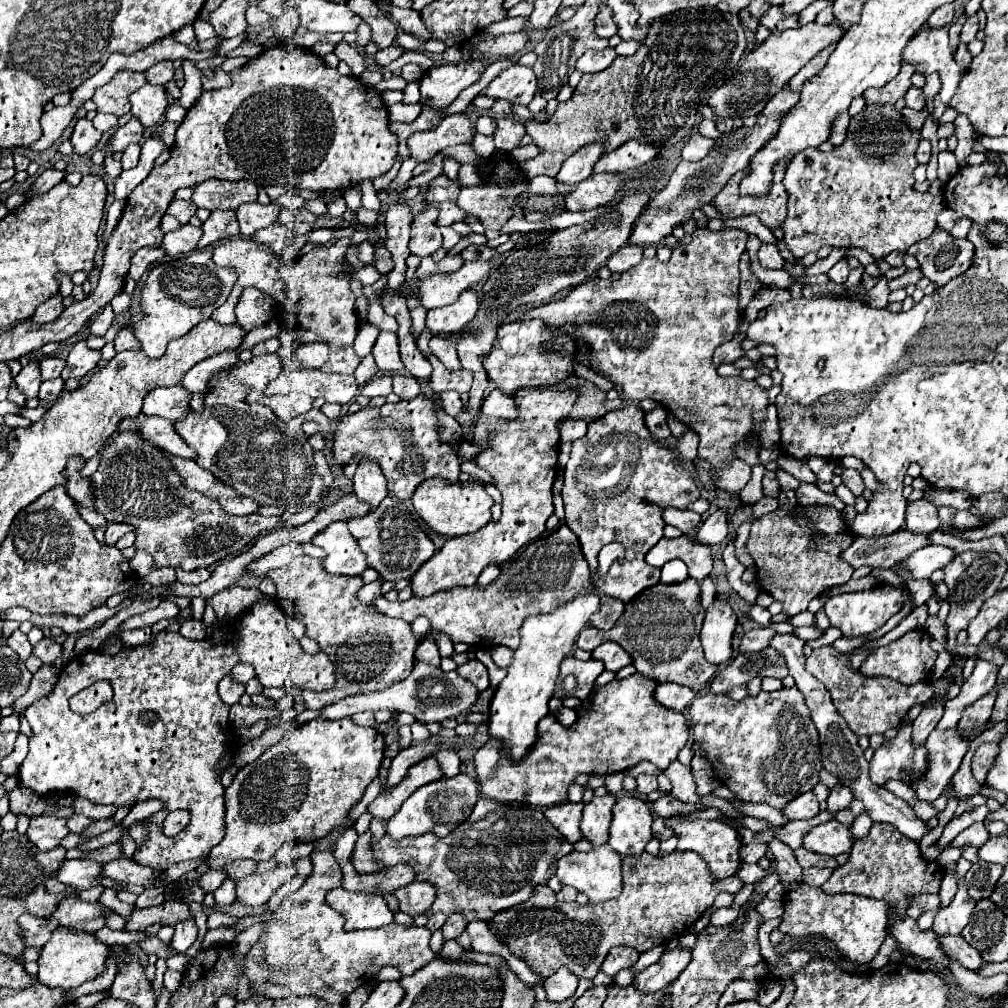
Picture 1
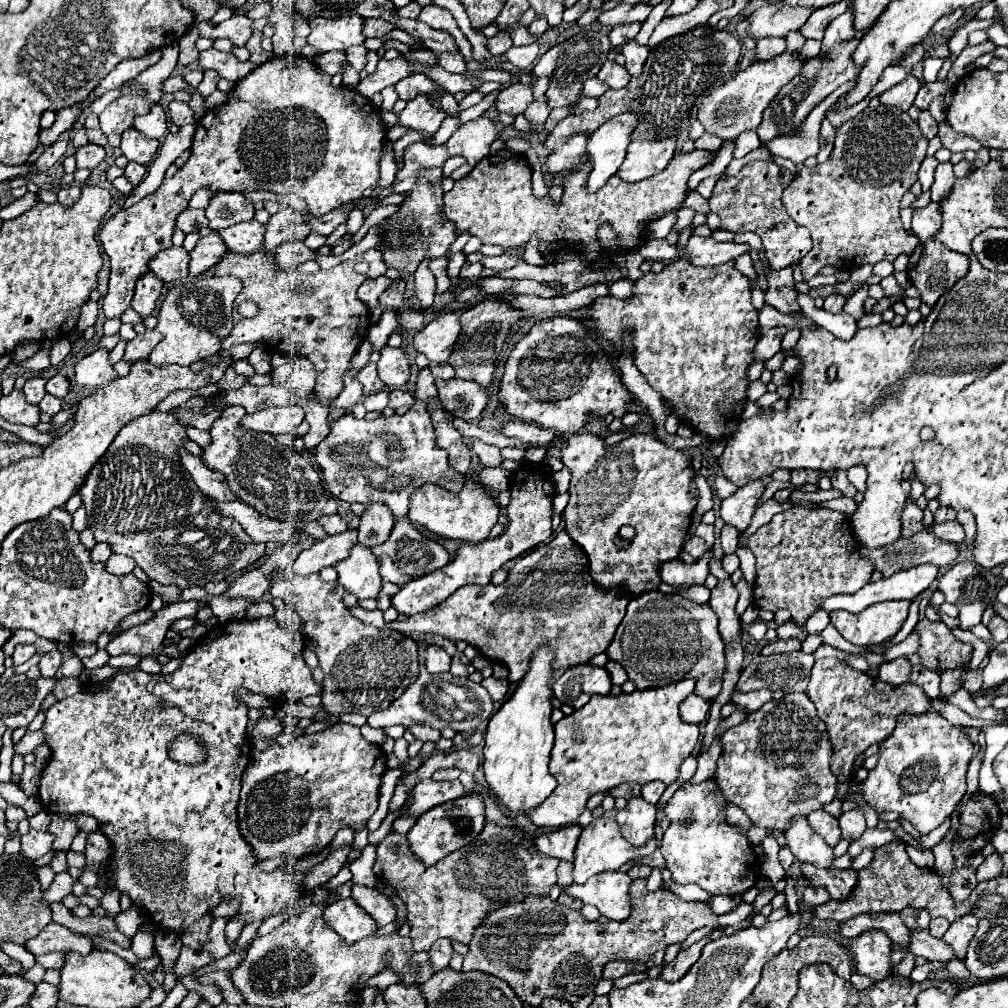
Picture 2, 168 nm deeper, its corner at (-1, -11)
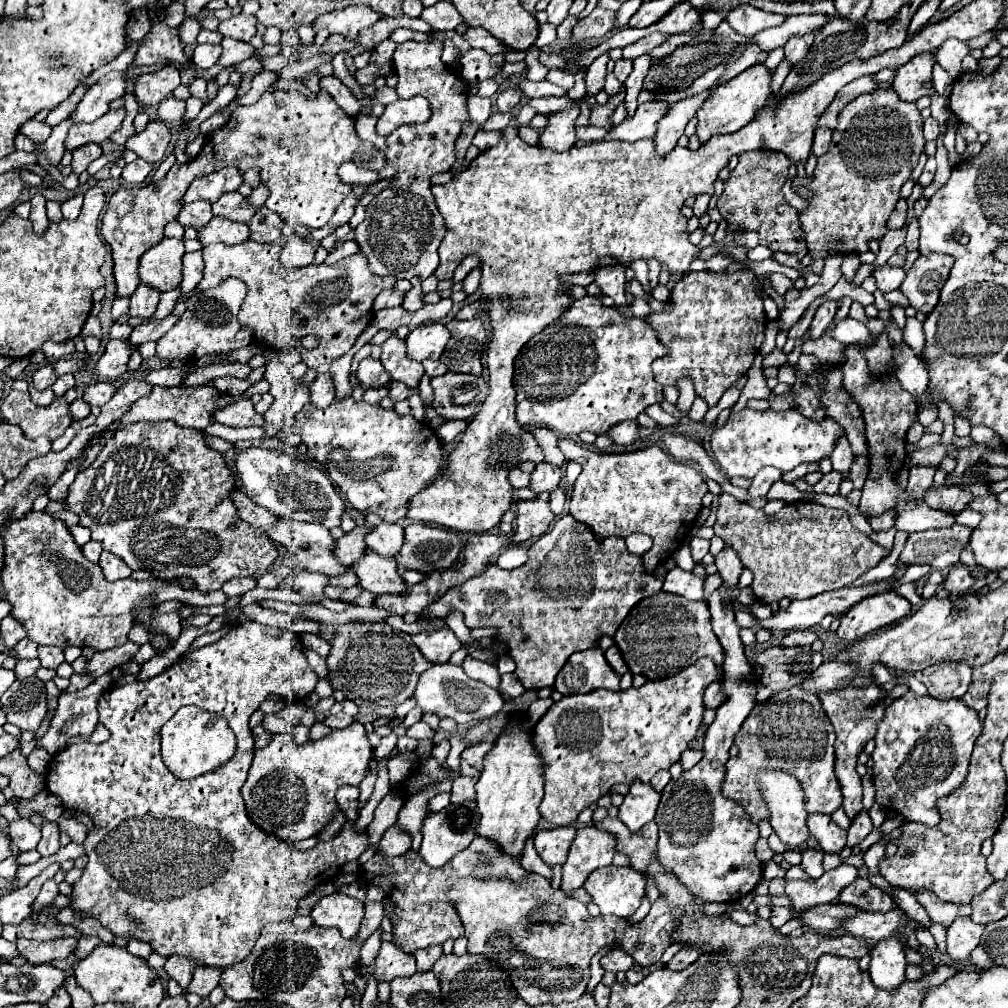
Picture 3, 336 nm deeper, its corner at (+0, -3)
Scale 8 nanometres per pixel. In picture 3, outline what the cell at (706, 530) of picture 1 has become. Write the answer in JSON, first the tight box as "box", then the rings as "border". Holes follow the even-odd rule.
{"box":[748,467,782,497],"border":[[[766,467],[764,471],[760,471],[760,473],[752,479],[752,483],[750,483],[750,487],[748,487],[748,495],[750,495],[750,497],[766,495],[768,489],[770,489],[770,485],[772,485],[774,481],[778,481],[778,479],[782,479],[782,471],[772,469],[772,467]]]}

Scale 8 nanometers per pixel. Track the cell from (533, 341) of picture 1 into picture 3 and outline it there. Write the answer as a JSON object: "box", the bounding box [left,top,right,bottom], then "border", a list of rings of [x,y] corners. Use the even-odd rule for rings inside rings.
{"box":[514,295,666,437],"border":[[[586,295],[584,299],[578,299],[572,307],[568,307],[554,323],[550,323],[546,327],[544,333],[536,335],[532,341],[528,341],[520,355],[516,355],[516,363],[514,363],[514,389],[516,389],[516,419],[520,425],[524,427],[550,427],[554,429],[558,435],[562,437],[574,437],[582,431],[592,431],[592,433],[598,433],[598,435],[604,435],[612,425],[620,423],[620,421],[626,421],[626,419],[636,419],[648,405],[652,403],[660,403],[664,397],[662,397],[662,385],[656,383],[654,375],[652,375],[652,369],[650,369],[650,363],[656,359],[656,357],[662,357],[666,355],[666,347],[656,339],[656,333],[652,333],[652,327],[648,321],[640,319],[640,317],[634,317],[630,313],[620,313],[616,307],[604,307],[596,297],[590,297]]]}

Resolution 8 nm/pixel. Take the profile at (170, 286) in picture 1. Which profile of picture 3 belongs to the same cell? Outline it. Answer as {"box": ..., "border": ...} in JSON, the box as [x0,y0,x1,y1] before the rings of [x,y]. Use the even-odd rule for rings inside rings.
{"box":[156,279,253,361],"border":[[[224,279],[218,287],[208,291],[192,291],[184,297],[186,313],[178,323],[156,341],[156,355],[168,361],[198,361],[204,355],[212,353],[230,353],[240,347],[246,347],[253,341],[250,330],[242,330],[238,323],[238,311],[246,295],[246,285],[240,279]]]}

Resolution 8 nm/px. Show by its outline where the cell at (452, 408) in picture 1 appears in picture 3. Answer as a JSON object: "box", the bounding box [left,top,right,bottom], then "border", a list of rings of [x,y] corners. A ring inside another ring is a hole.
{"box":[509,467,530,489],"border":[[[513,467],[509,471],[509,482],[514,489],[520,489],[520,487],[528,487],[530,483],[530,477],[528,473],[522,471],[519,467]]]}

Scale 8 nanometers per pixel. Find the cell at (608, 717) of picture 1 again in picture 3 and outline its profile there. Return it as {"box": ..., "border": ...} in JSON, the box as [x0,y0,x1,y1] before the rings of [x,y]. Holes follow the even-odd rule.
{"box":[534,657,722,827],"border":[[[704,657],[678,675],[646,681],[642,687],[630,687],[624,691],[594,689],[586,695],[568,695],[554,703],[534,727],[534,743],[538,743],[546,771],[546,793],[540,803],[540,815],[558,827],[572,825],[578,813],[596,803],[604,793],[610,791],[612,785],[632,785],[636,779],[648,783],[656,771],[678,763],[682,751],[688,749],[688,743],[696,737],[696,731],[702,723],[704,687],[712,681],[720,681],[720,677],[722,673],[716,669],[714,661]]]}

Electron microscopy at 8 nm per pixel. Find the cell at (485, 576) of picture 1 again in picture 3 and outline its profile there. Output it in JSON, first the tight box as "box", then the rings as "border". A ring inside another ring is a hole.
{"box":[496,547,528,569],"border":[[[508,547],[508,549],[504,549],[500,553],[496,565],[500,569],[516,569],[516,567],[524,565],[526,559],[528,559],[528,555],[526,555],[526,549],[524,547]]]}

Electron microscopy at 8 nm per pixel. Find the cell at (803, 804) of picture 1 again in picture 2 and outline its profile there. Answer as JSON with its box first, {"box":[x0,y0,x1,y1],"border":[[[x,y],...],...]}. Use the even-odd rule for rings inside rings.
{"box":[807,811,841,847],"border":[[[813,811],[809,817],[807,817],[811,829],[825,839],[825,843],[829,843],[829,847],[835,847],[841,839],[841,829],[837,827],[837,819],[831,817],[829,813],[825,811]]]}

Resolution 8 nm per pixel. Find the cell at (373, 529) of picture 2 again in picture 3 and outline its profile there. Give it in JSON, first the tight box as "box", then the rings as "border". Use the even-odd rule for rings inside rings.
{"box":[364,521,404,557],"border":[[[382,521],[380,525],[376,525],[372,531],[368,531],[368,535],[364,537],[366,545],[376,551],[378,555],[384,557],[392,557],[404,541],[404,529],[396,523],[386,523]]]}

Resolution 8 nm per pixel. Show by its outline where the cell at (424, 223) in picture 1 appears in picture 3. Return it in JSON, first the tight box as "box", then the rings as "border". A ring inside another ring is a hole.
{"box":[402,277,426,313],"border":[[[414,277],[414,279],[412,279],[412,289],[406,293],[404,303],[402,303],[402,307],[404,307],[406,311],[410,311],[410,313],[414,313],[414,311],[418,311],[418,309],[422,309],[422,307],[426,305],[426,303],[422,301],[422,289],[420,289],[420,283],[422,283],[420,277]]]}

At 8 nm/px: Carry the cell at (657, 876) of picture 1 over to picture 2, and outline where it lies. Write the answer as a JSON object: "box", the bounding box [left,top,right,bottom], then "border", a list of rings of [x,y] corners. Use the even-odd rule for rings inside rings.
{"box":[463,879,731,1007],"border":[[[643,879],[633,881],[631,899],[633,913],[627,921],[611,921],[607,917],[587,921],[579,911],[551,901],[549,895],[529,895],[521,903],[501,905],[489,911],[477,931],[473,931],[463,971],[483,971],[501,977],[531,1007],[539,1007],[545,997],[575,1005],[597,987],[607,961],[627,959],[651,969],[663,963],[669,945],[685,941],[695,929],[731,923],[729,915],[713,915],[707,903],[689,903],[665,889],[649,893]]]}

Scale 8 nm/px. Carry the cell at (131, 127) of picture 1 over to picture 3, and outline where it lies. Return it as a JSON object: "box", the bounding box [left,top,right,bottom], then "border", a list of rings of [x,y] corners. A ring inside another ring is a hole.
{"box":[124,121,172,163],"border":[[[150,121],[142,133],[128,137],[124,147],[134,151],[148,163],[160,163],[168,151],[170,141],[172,141],[170,129],[160,121]]]}

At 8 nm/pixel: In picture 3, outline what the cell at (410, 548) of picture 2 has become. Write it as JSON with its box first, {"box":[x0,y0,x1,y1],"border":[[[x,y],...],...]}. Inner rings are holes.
{"box":[394,523,462,573],"border":[[[410,523],[404,527],[404,545],[394,555],[398,569],[412,569],[430,573],[448,569],[458,559],[462,541],[450,529],[428,527],[424,523]]]}

